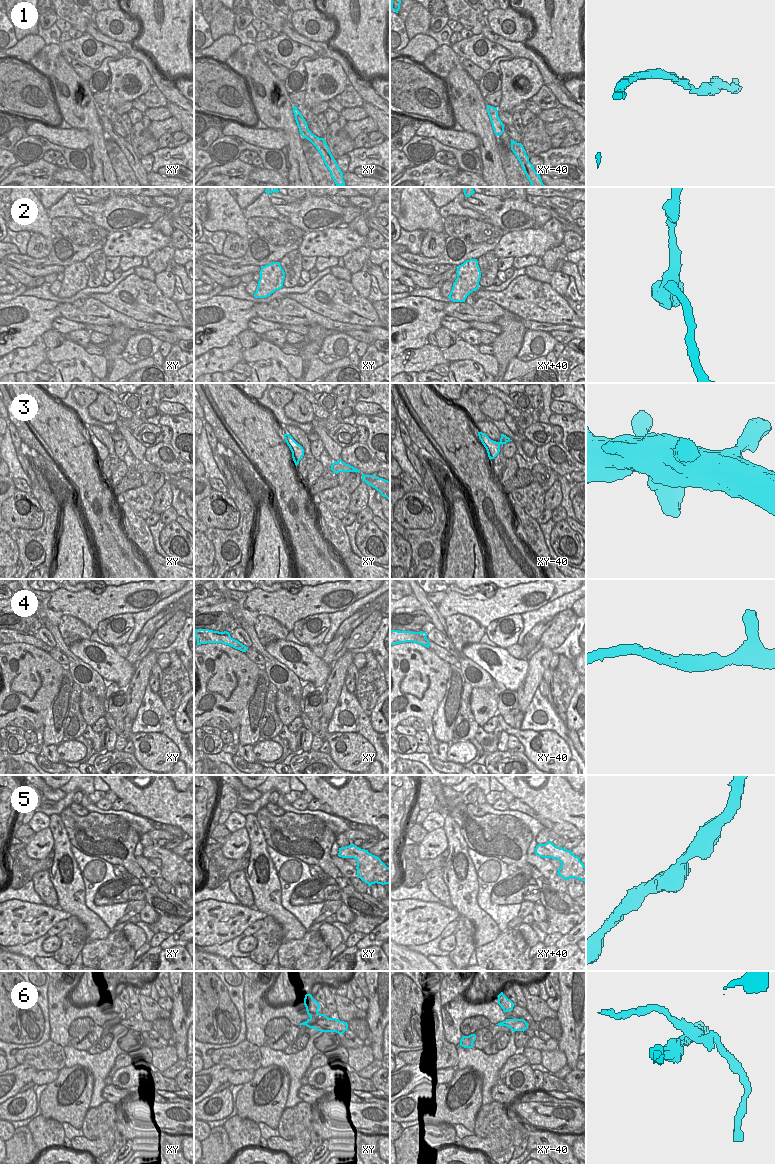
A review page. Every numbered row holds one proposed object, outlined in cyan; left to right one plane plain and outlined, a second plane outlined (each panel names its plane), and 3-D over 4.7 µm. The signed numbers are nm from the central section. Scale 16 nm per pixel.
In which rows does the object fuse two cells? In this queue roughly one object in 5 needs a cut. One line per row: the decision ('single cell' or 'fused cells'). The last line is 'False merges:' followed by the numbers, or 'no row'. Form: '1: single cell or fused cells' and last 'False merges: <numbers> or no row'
1: single cell
2: single cell
3: single cell
4: single cell
5: single cell
6: fused cells
False merges: 6

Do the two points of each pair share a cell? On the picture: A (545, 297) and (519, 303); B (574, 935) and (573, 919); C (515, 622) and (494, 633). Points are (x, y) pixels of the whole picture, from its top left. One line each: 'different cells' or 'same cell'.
A: same cell
B: different cells
C: same cell

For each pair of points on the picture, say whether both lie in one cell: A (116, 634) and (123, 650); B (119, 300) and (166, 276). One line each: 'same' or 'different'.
A: different
B: different

